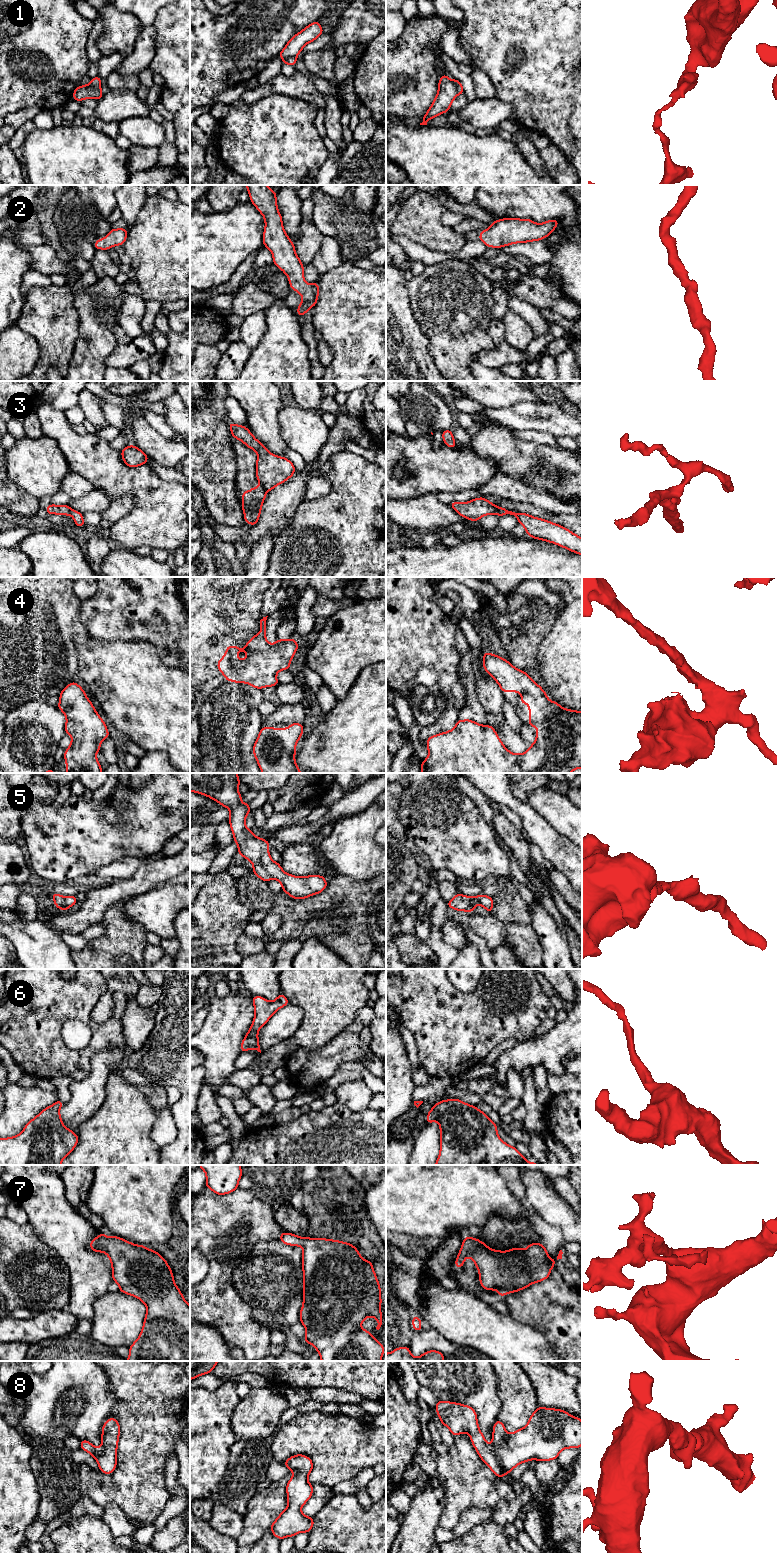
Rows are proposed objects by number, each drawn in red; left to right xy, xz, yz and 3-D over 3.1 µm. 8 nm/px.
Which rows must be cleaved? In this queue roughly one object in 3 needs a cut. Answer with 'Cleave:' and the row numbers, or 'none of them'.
Cleave: 1, 3

